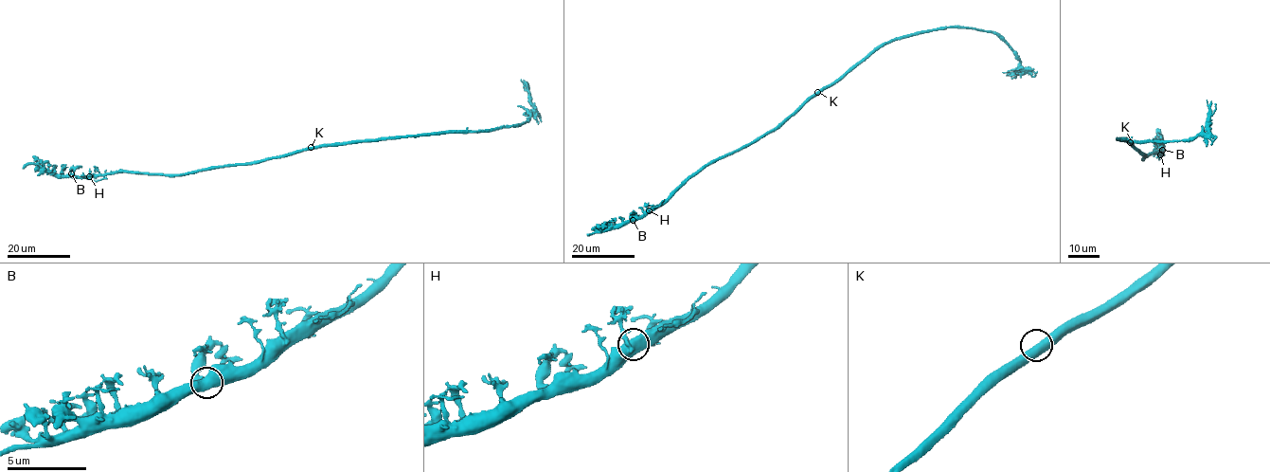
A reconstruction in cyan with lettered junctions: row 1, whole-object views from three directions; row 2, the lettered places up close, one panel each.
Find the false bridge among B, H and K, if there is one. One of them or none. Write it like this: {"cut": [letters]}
{"cut": []}

